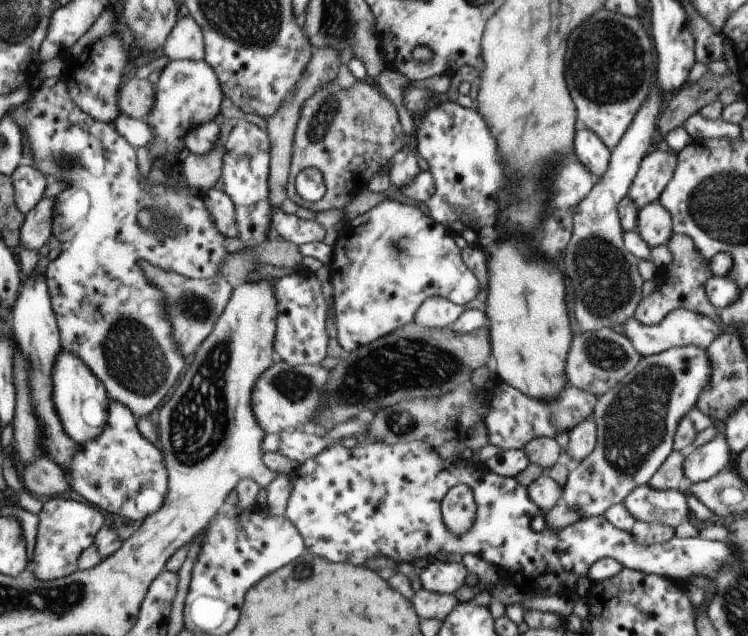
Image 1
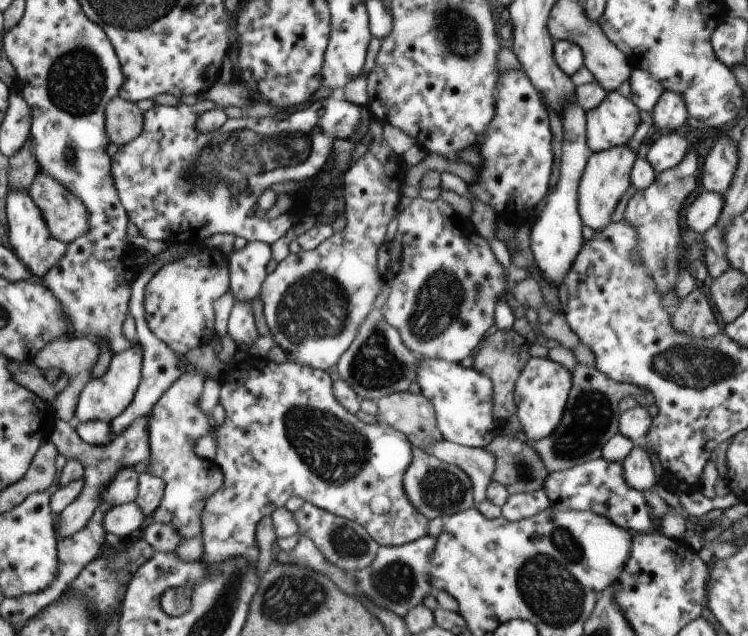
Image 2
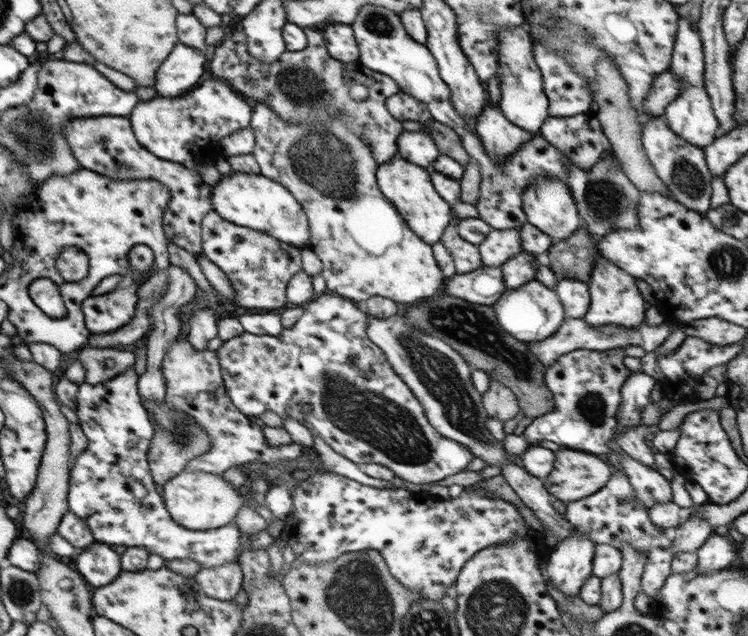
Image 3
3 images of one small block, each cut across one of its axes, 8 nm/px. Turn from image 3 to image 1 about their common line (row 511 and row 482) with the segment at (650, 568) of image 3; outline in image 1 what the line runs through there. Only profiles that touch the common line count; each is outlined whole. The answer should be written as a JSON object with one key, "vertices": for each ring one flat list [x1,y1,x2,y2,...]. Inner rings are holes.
{"vertices":[[697,346,671,347,654,355,641,357,631,372,627,372,617,384,597,397,591,416,596,430,595,448,568,472,560,501,573,508,581,519,601,516,612,504,621,503,633,488,647,485,657,468,671,454,671,441,679,420,693,408,696,397,705,388,709,378,711,362,707,358,707,352]]}

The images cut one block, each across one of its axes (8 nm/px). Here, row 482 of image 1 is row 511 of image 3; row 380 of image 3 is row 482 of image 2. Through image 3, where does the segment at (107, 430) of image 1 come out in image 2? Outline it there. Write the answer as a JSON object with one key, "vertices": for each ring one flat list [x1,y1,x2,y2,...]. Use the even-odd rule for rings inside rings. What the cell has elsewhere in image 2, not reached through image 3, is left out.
{"vertices":[[133,467,117,469,113,478,100,490,100,502,107,502,113,506,133,503,137,494,137,479,138,474]]}

